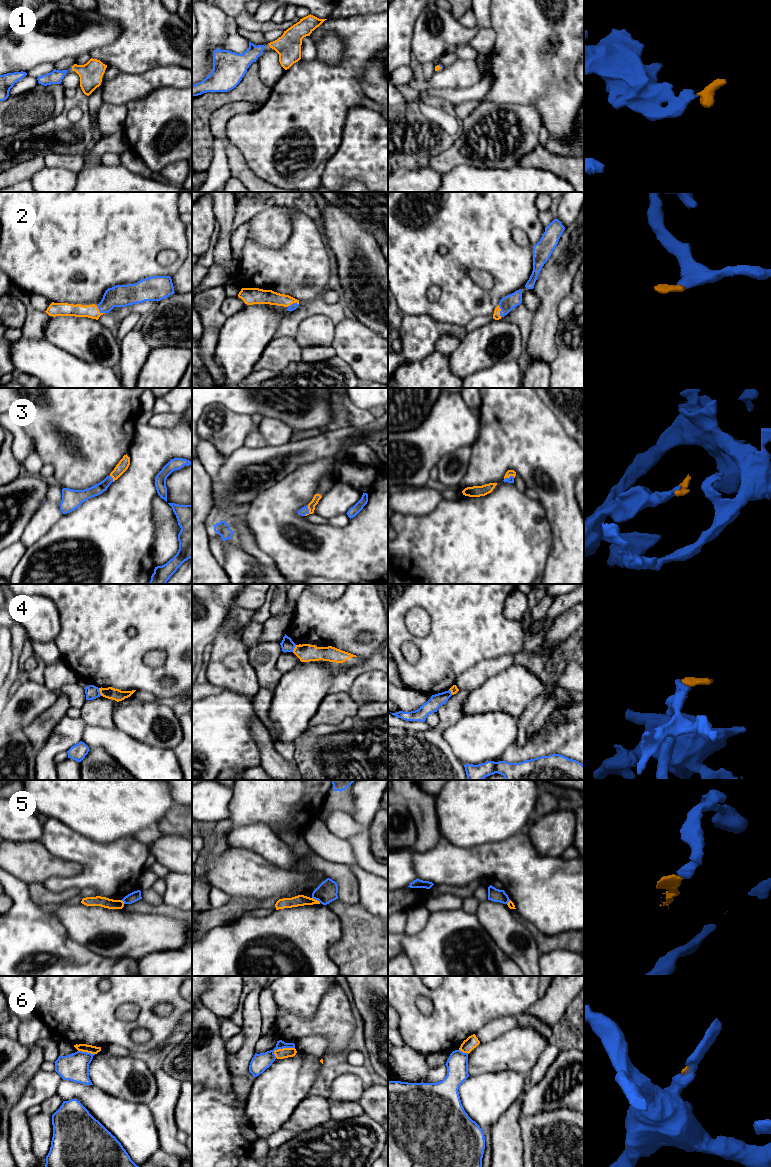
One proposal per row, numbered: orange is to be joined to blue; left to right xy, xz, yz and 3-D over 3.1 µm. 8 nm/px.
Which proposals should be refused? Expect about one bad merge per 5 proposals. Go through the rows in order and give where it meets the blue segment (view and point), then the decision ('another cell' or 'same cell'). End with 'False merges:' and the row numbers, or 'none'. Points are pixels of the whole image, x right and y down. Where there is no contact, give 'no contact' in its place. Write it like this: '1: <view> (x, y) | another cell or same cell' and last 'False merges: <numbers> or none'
1: xy (71, 68) | same cell
2: xy (100, 311) | same cell
3: xz (308, 511) | same cell
4: xy (99, 692) | same cell
5: xz (316, 899) | another cell
6: xz (283, 1047) | another cell
False merges: 5, 6

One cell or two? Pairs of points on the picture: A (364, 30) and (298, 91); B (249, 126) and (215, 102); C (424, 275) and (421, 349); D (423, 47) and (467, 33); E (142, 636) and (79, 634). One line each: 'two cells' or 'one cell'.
A: one cell
B: two cells
C: two cells
D: one cell
E: one cell

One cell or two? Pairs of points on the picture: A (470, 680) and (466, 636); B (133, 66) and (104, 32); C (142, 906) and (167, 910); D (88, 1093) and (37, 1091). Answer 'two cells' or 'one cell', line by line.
A: two cells
B: two cells
C: one cell
D: two cells

